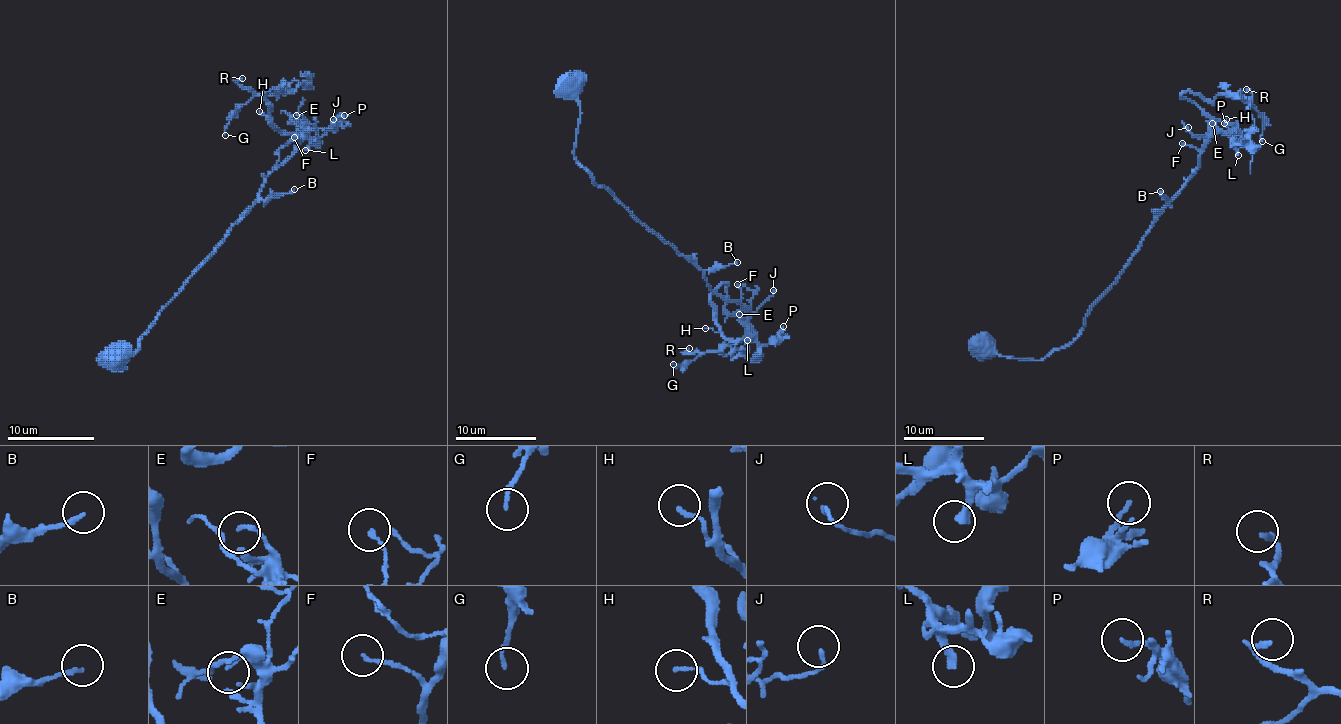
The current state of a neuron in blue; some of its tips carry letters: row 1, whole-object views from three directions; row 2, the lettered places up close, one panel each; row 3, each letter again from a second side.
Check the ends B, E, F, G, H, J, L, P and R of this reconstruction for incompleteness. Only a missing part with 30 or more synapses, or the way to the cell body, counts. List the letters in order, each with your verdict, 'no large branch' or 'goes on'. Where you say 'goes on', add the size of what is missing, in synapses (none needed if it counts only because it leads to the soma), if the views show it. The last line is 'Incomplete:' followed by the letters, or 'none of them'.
B: no large branch
E: no large branch
F: no large branch
G: no large branch
H: no large branch
J: no large branch
L: goes on; 80 synapses
P: no large branch
R: no large branch
Incomplete: L

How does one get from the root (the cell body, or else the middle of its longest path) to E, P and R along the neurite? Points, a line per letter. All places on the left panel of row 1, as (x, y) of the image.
E: (116, 352), (107, 358), (120, 371), (157, 313), (292, 154), (305, 130), (296, 115)
P: (116, 352), (107, 358), (120, 371), (307, 124), (320, 137), (344, 115)
R: (116, 352), (120, 371), (307, 130), (277, 128), (266, 98), (305, 85), (257, 96), (242, 78)

